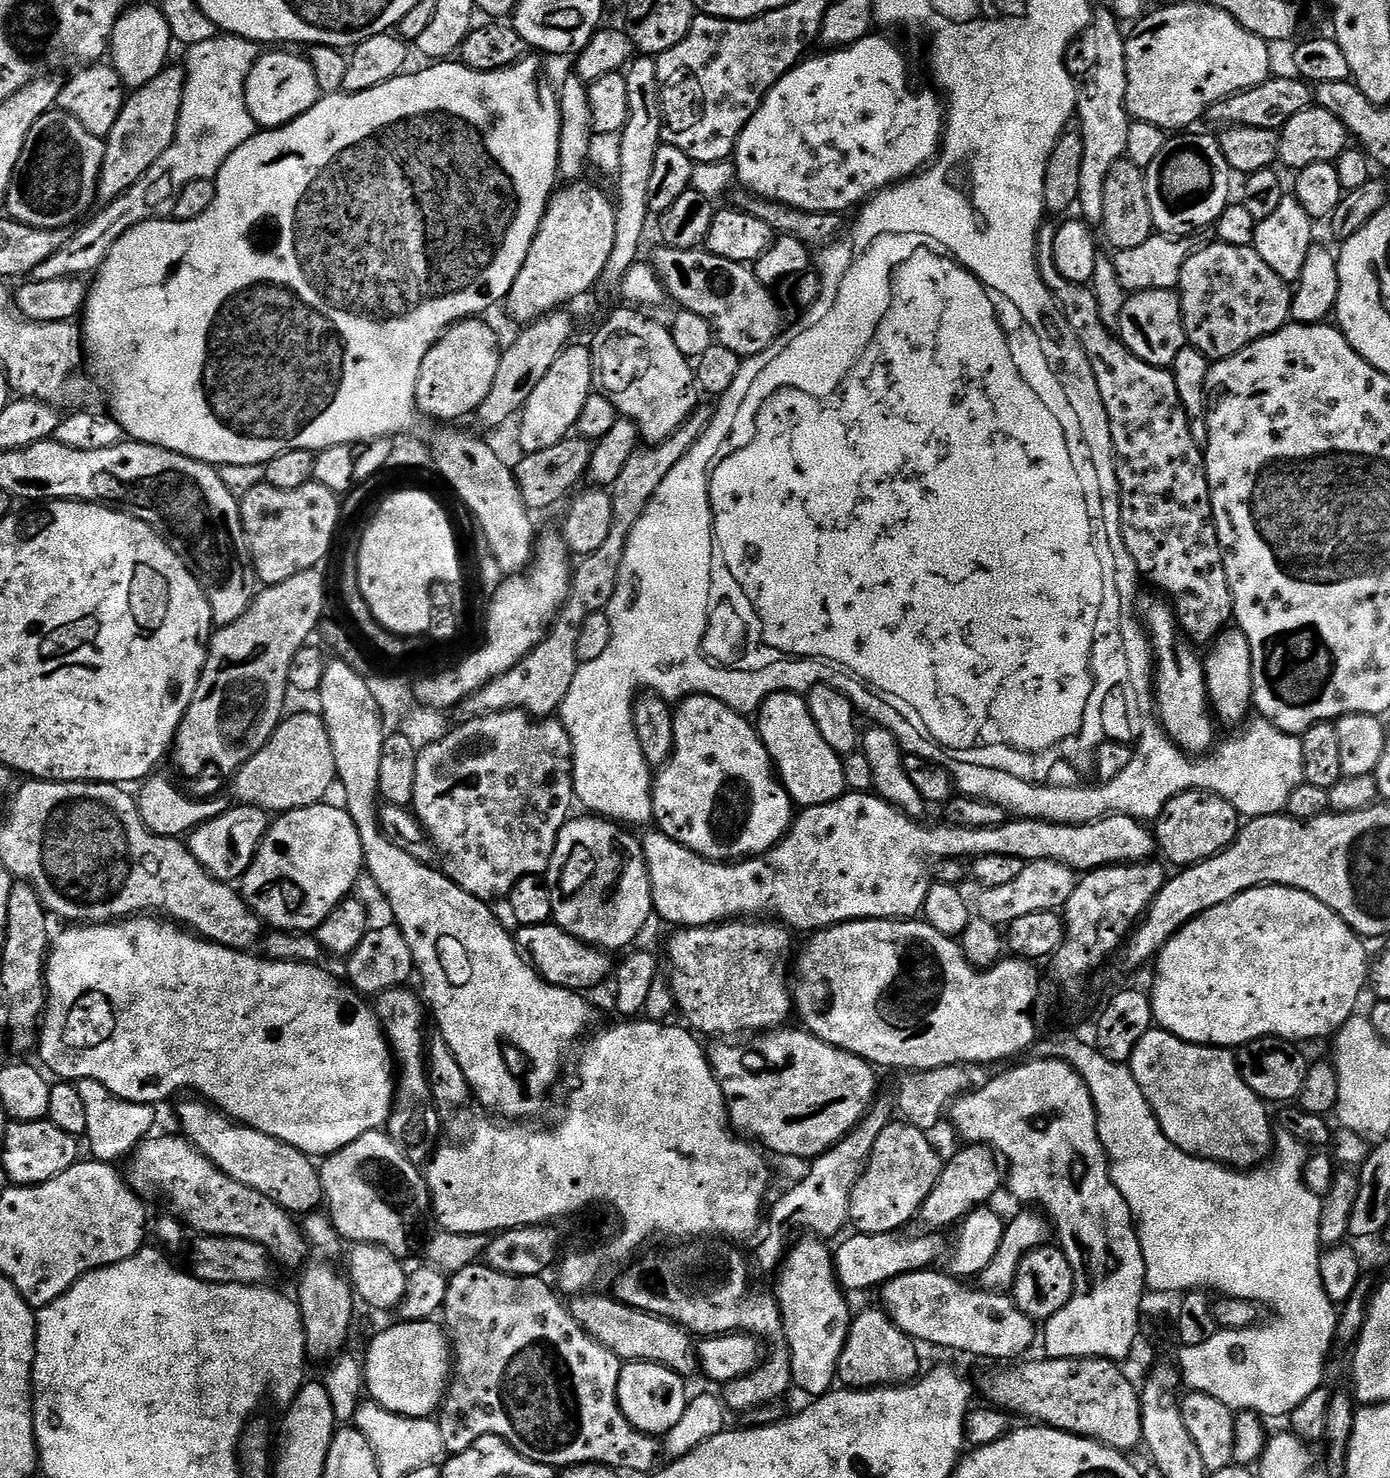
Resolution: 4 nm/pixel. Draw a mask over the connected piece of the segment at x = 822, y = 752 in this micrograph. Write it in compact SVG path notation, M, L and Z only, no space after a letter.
M776 692L764 697L758 713L758 731L770 754L777 776L788 791L793 805L801 809L834 802L848 788L844 762L822 739L814 718L810 718L808 701L799 692Z

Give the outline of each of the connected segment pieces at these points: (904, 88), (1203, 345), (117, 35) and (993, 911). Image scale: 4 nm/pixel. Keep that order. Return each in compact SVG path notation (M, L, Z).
M873 34L853 44L841 46L835 50L824 50L821 53L821 56L809 55L801 60L796 67L791 68L766 94L766 98L754 114L754 118L750 118L750 122L746 122L742 134L736 139L734 153L735 179L738 181L739 186L741 184L746 191L752 192L748 194L762 200L784 203L786 206L797 208L800 211L844 214L847 213L847 208L852 208L855 204L860 203L860 205L863 205L871 200L877 192L883 192L884 189L891 188L892 185L900 183L901 180L912 179L913 176L923 172L937 159L944 139L946 108L941 97L931 87L929 87L930 89L919 88L908 77L908 60L904 57L903 50L894 41L887 40L884 36Z
M1211 242L1197 247L1194 255L1182 266L1178 291L1184 315L1184 334L1187 343L1196 348L1209 361L1225 360L1238 354L1246 346L1266 338L1289 323L1292 314L1293 289L1256 253L1255 247L1230 246Z
M136 2L120 13L118 22L114 26L110 41L110 63L122 78L125 89L135 90L150 82L154 74L158 74L166 67L169 63L168 47L173 44L170 26L167 25L160 7L155 3Z
M1033 860L1025 863L1022 874L1014 878L1007 886L985 888L979 894L979 919L997 926L1007 926L1014 922L1014 918L1022 918L1026 914L1038 914L1038 910L1054 912L1067 905L1070 894L1076 889L1077 873L1064 864L1049 860Z

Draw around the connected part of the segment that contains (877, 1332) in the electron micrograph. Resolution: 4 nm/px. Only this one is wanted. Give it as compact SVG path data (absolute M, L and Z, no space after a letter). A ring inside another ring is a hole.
M876 1308L857 1311L852 1317L849 1336L836 1370L837 1381L845 1387L863 1390L877 1386L903 1386L921 1375L917 1343L889 1318L887 1312Z

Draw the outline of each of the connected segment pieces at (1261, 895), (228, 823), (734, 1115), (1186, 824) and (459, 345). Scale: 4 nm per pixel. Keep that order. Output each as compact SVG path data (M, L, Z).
M1275 886L1267 888L1251 888L1242 894L1238 894L1238 898L1230 898L1230 902L1222 902L1222 906L1214 906L1210 910L1206 910L1202 916L1194 918L1186 927L1178 929L1176 933L1166 942L1166 946L1160 949L1155 961L1156 981L1150 987L1150 995L1152 998L1152 1014L1155 1023L1163 1028L1165 1032L1174 1034L1178 1038L1182 1038L1191 1044L1211 1044L1229 1050L1235 1049L1237 1046L1251 1044L1254 1040L1265 1040L1268 1036L1277 1036L1280 1040L1291 1040L1293 1042L1301 1042L1300 1040L1320 1040L1323 1036L1331 1037L1333 1034L1340 1031L1344 1023L1357 1011L1356 1003L1360 1000L1360 995L1366 992L1366 985L1370 980L1370 952L1364 949L1365 941L1357 936L1355 930L1349 926L1334 910L1330 910L1330 906L1326 906L1322 902L1318 902L1318 898L1314 898L1310 894L1299 890L1285 890Z
M237 803L235 807L226 809L221 816L213 815L191 829L189 836L192 837L187 837L186 840L190 854L194 854L194 858L198 858L201 866L216 880L239 881L254 862L264 835L270 827L269 813L263 808L242 803Z
M785 1026L757 1035L747 1048L740 1042L716 1042L710 1048L710 1063L716 1081L728 1103L728 1123L741 1137L763 1146L769 1153L797 1156L805 1162L829 1152L852 1128L864 1119L864 1113L877 1099L877 1069L860 1056L819 1040L807 1030Z
M1193 790L1178 794L1166 804L1166 810L1162 810L1160 817L1154 821L1154 835L1162 856L1164 852L1163 859L1183 870L1191 864L1214 858L1214 854L1229 848L1236 841L1241 827L1240 813L1233 804L1226 802L1226 798L1213 792Z
M469 318L453 324L428 351L426 358L422 358L416 387L417 409L436 420L448 420L444 422L460 422L456 420L471 412L473 415L494 386L501 351L499 334L484 318Z

